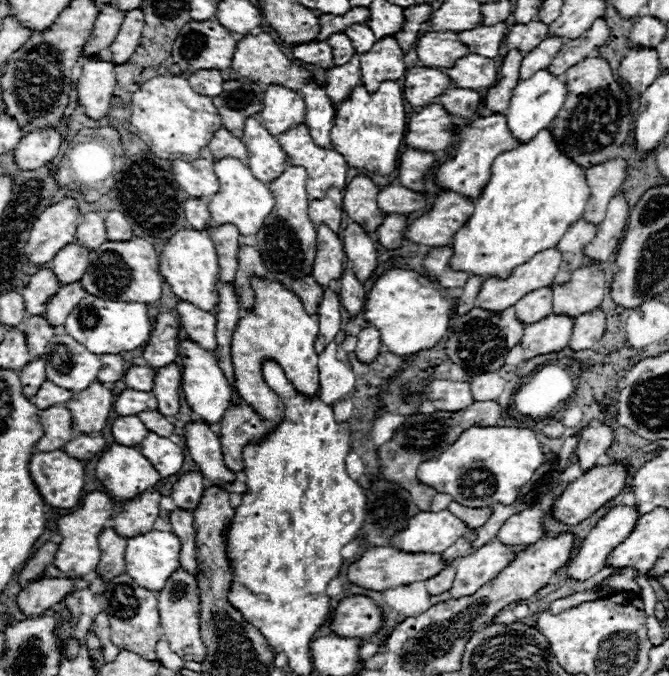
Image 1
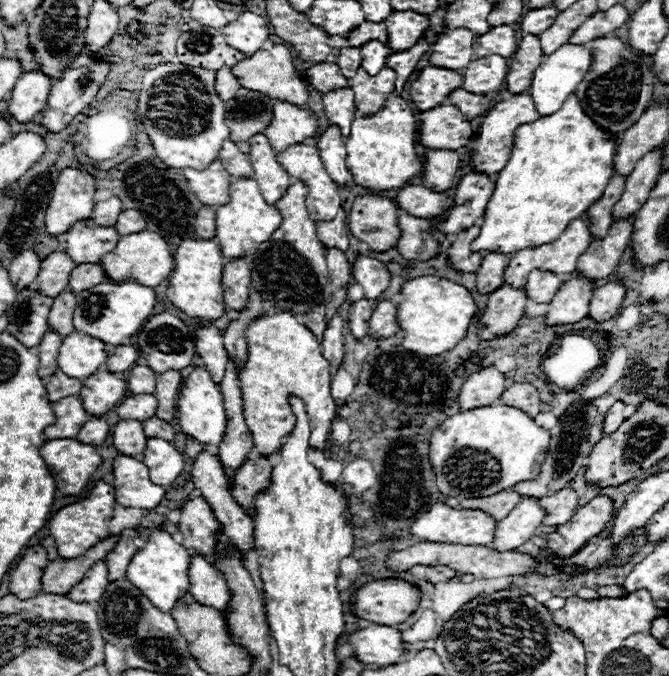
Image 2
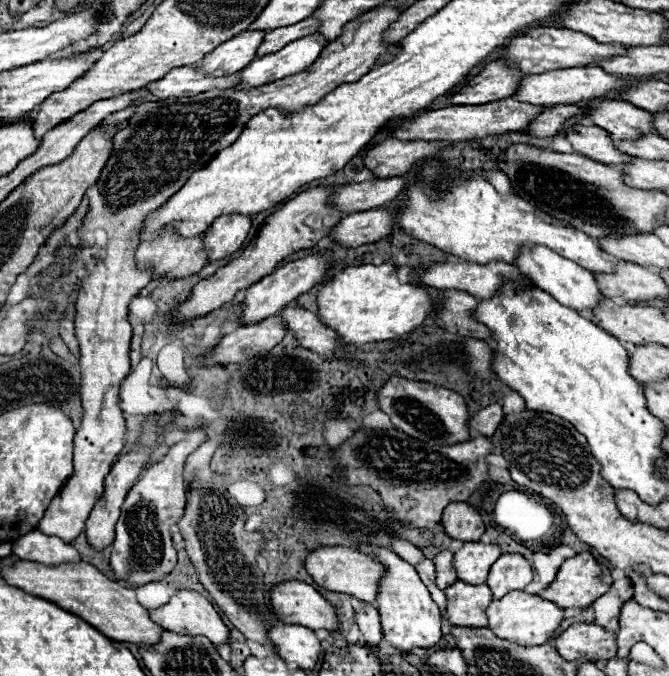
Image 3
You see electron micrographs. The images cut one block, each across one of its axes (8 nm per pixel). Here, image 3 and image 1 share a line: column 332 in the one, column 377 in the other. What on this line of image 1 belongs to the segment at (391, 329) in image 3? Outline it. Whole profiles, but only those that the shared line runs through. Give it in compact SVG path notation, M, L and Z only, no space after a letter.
M394 268L382 272L376 278L374 286L366 294L366 304L362 312L364 320L370 326L378 328L380 340L390 352L394 352L396 356L408 356L432 348L446 336L450 310L452 304L446 298L442 298L442 294L426 276L420 276L414 270Z

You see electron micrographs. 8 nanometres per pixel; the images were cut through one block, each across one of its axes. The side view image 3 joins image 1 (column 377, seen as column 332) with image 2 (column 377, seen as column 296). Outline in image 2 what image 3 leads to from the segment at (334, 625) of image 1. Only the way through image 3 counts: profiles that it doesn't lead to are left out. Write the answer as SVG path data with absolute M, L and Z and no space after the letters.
M374 580L360 586L352 596L352 614L374 624L396 626L416 612L420 590L404 580Z

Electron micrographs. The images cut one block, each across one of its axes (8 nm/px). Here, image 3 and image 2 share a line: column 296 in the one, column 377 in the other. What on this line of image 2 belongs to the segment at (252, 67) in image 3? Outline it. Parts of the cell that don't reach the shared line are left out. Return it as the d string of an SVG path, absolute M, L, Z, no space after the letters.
M370 40L366 44L360 46L360 54L362 54L362 68L368 72L368 74L376 74L380 72L380 68L384 68L386 64L386 58L392 50L382 44L380 40Z

